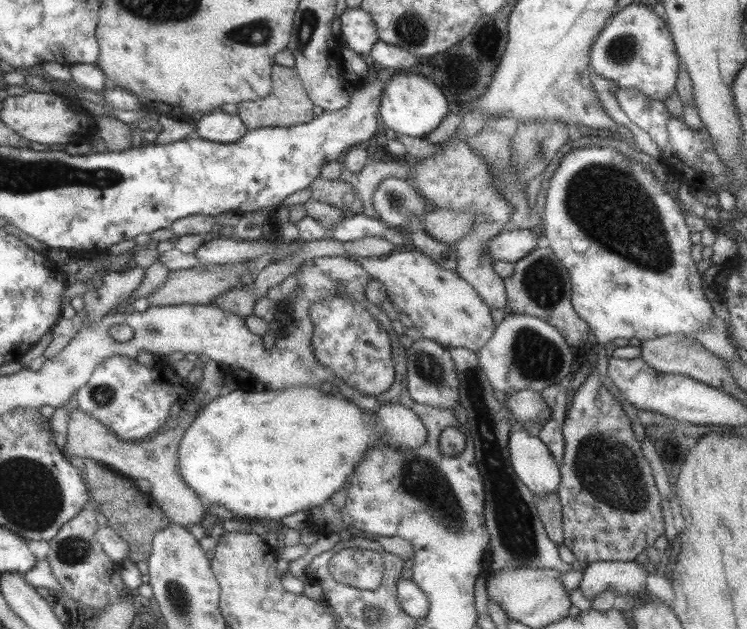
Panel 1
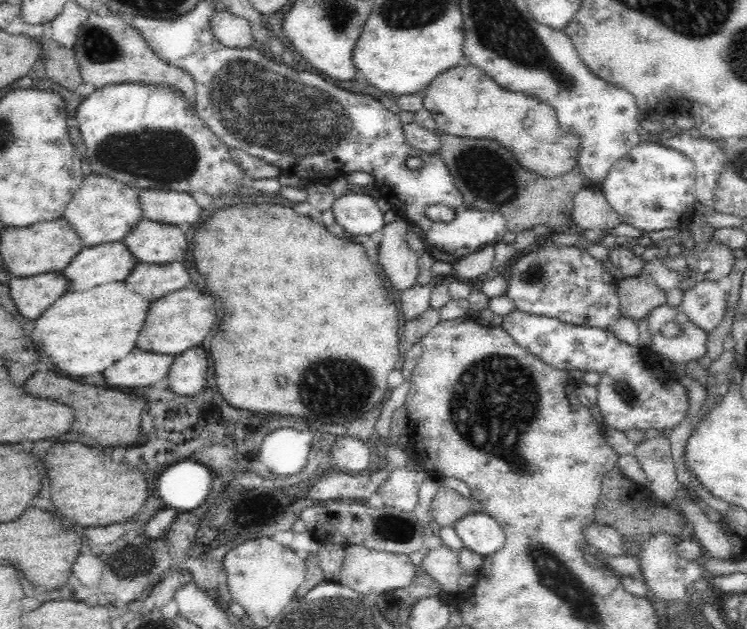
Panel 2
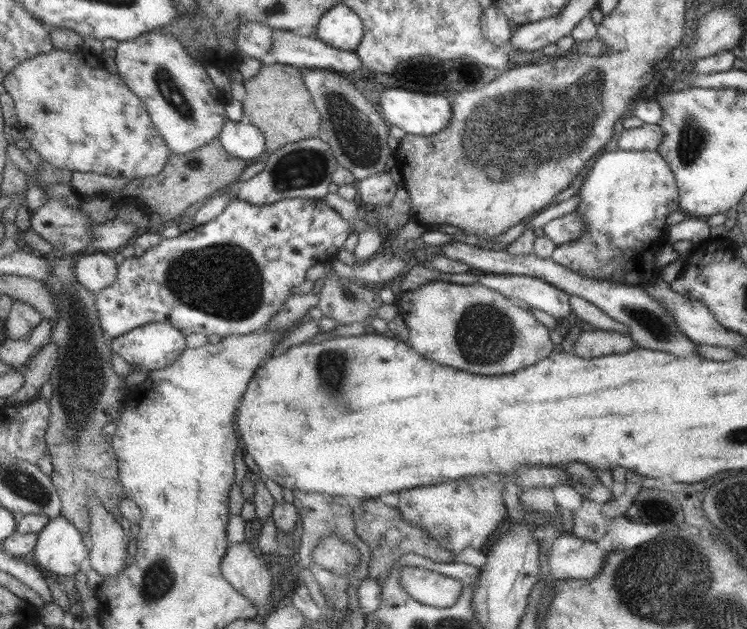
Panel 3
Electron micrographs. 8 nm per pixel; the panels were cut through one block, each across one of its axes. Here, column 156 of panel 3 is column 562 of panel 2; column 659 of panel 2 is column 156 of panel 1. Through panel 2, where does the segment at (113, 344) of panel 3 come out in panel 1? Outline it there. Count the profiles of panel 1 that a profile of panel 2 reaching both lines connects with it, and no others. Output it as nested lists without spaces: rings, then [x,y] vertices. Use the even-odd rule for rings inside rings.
[[[113,355],[106,358],[98,366],[95,366],[91,377],[86,384],[76,391],[77,408],[97,419],[108,430],[111,430],[124,442],[137,442],[147,437],[157,429],[167,424],[169,410],[173,404],[176,408],[185,403],[193,394],[196,387],[189,384],[171,372],[171,367],[153,366],[147,367],[138,364],[135,358],[123,355]]]

